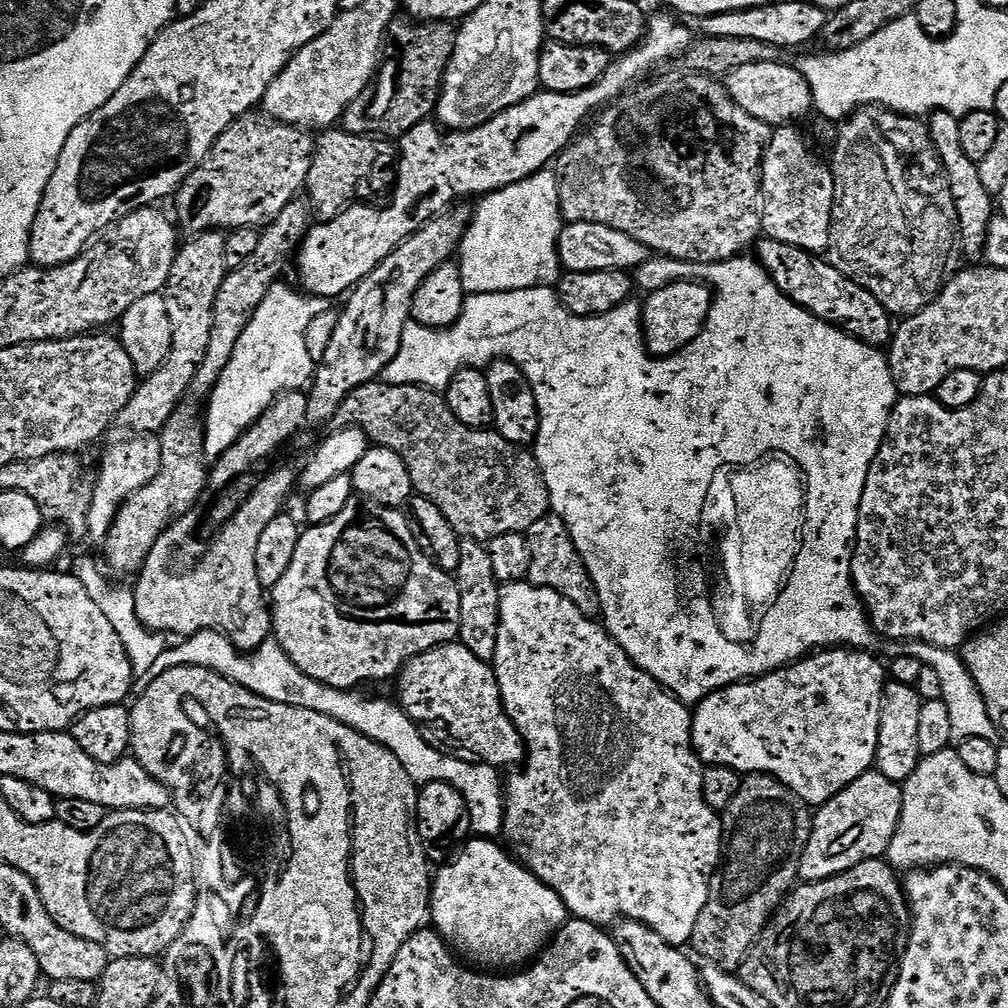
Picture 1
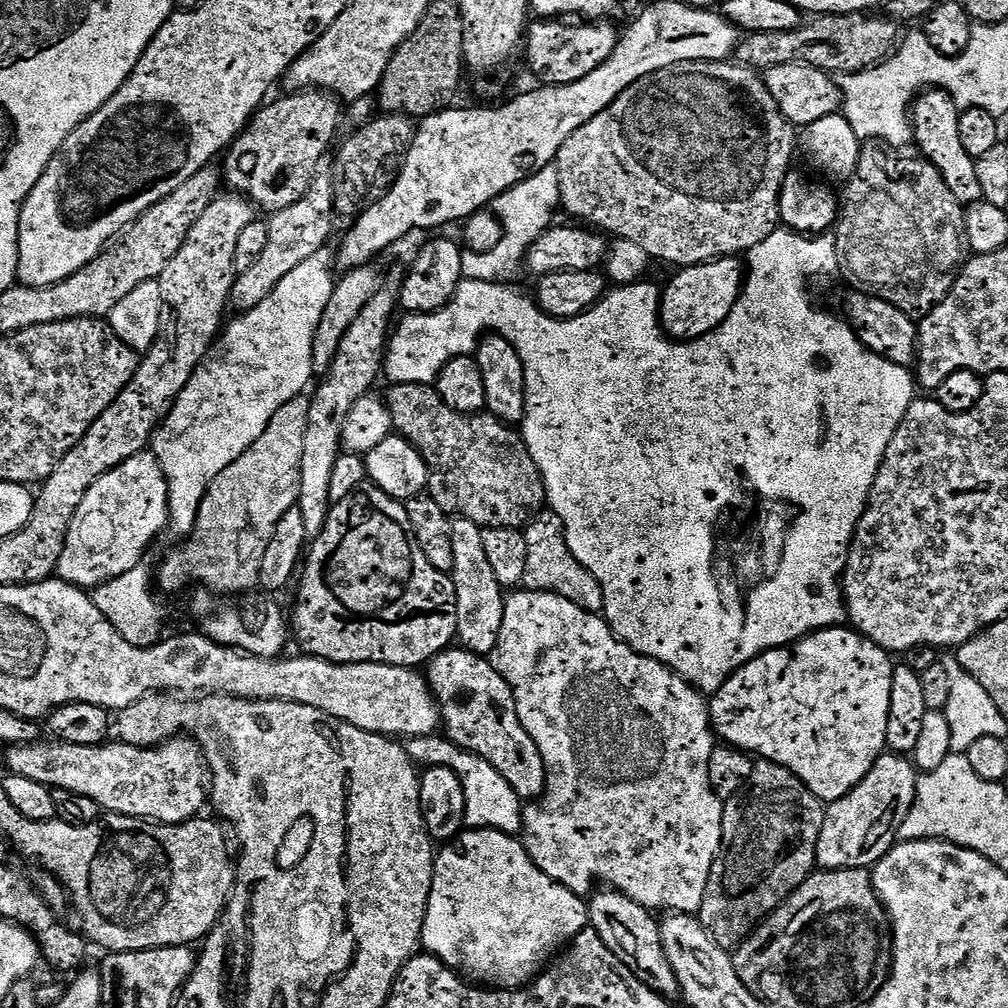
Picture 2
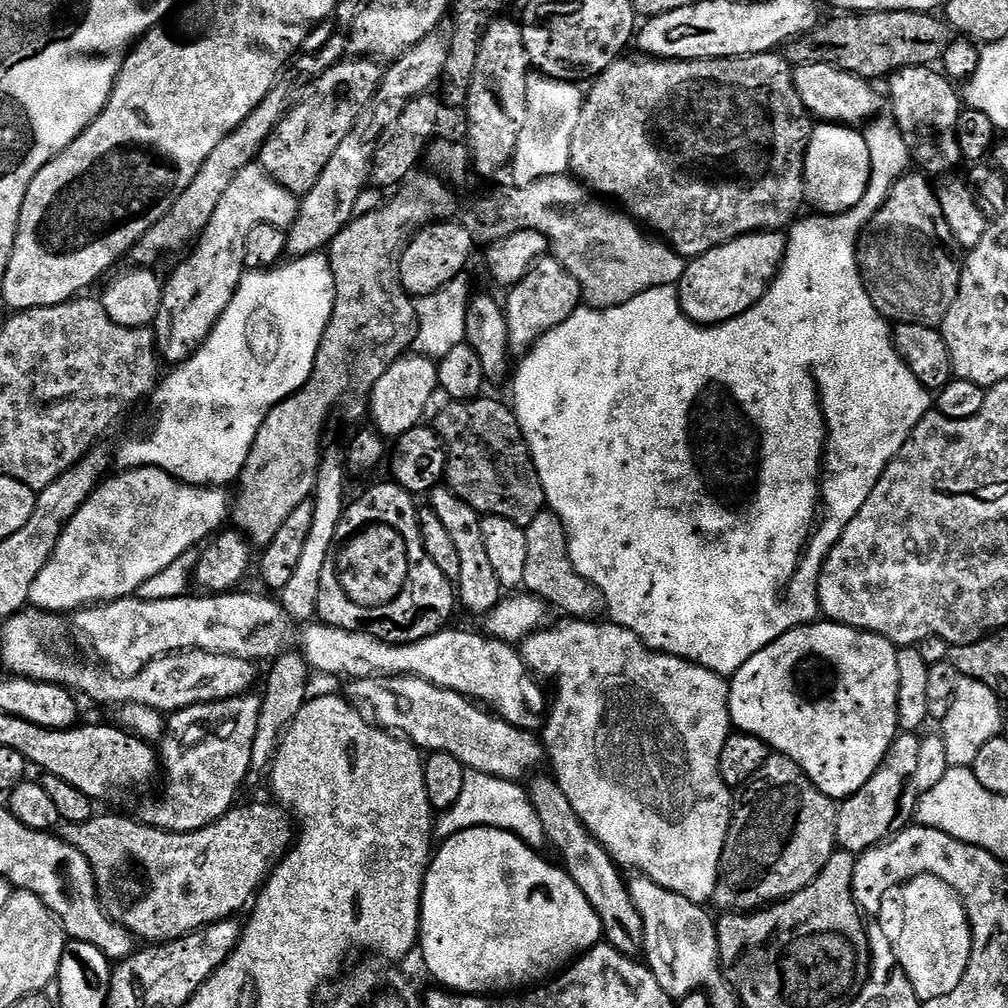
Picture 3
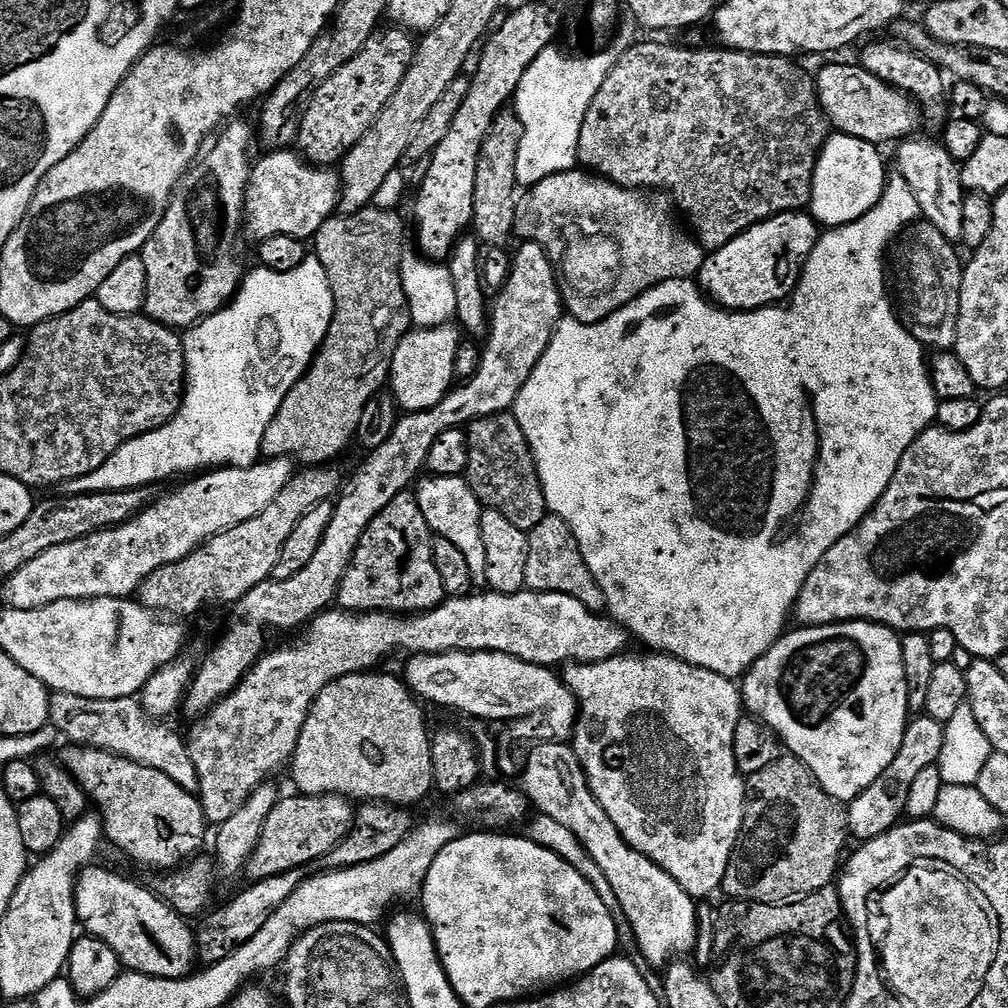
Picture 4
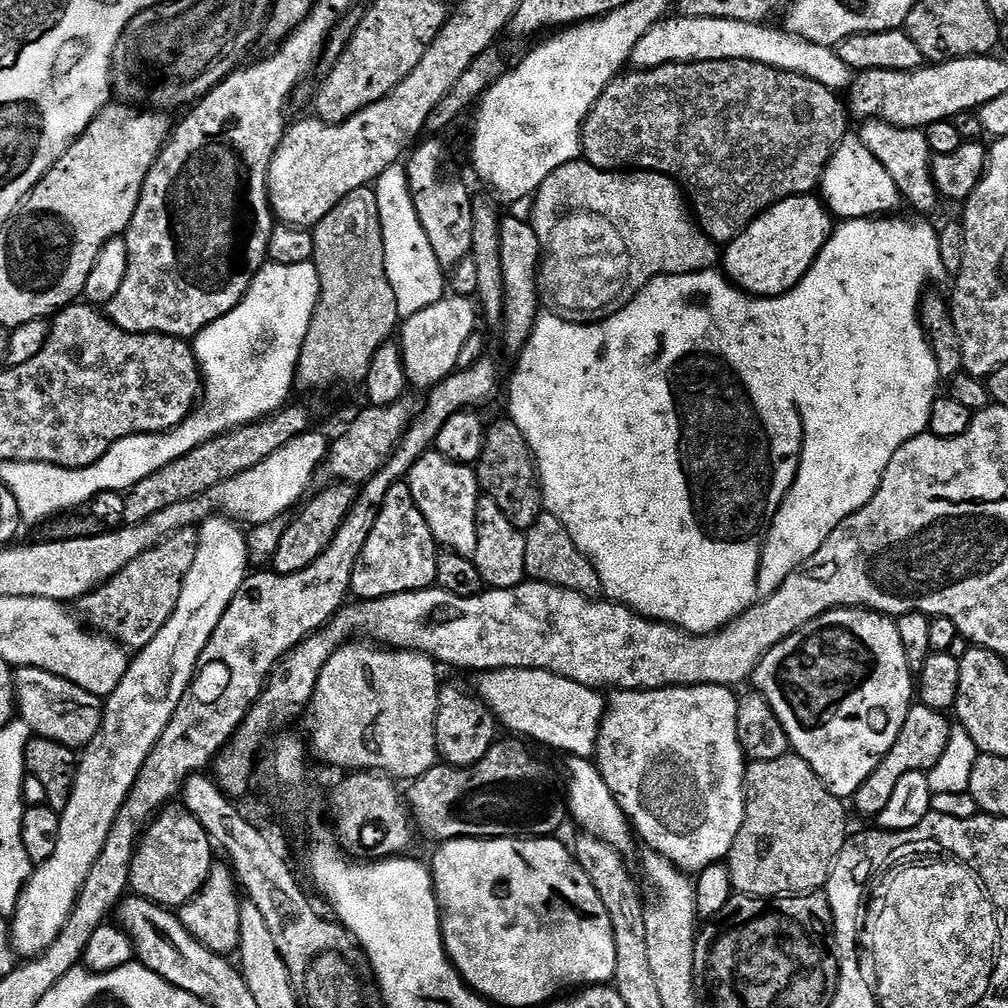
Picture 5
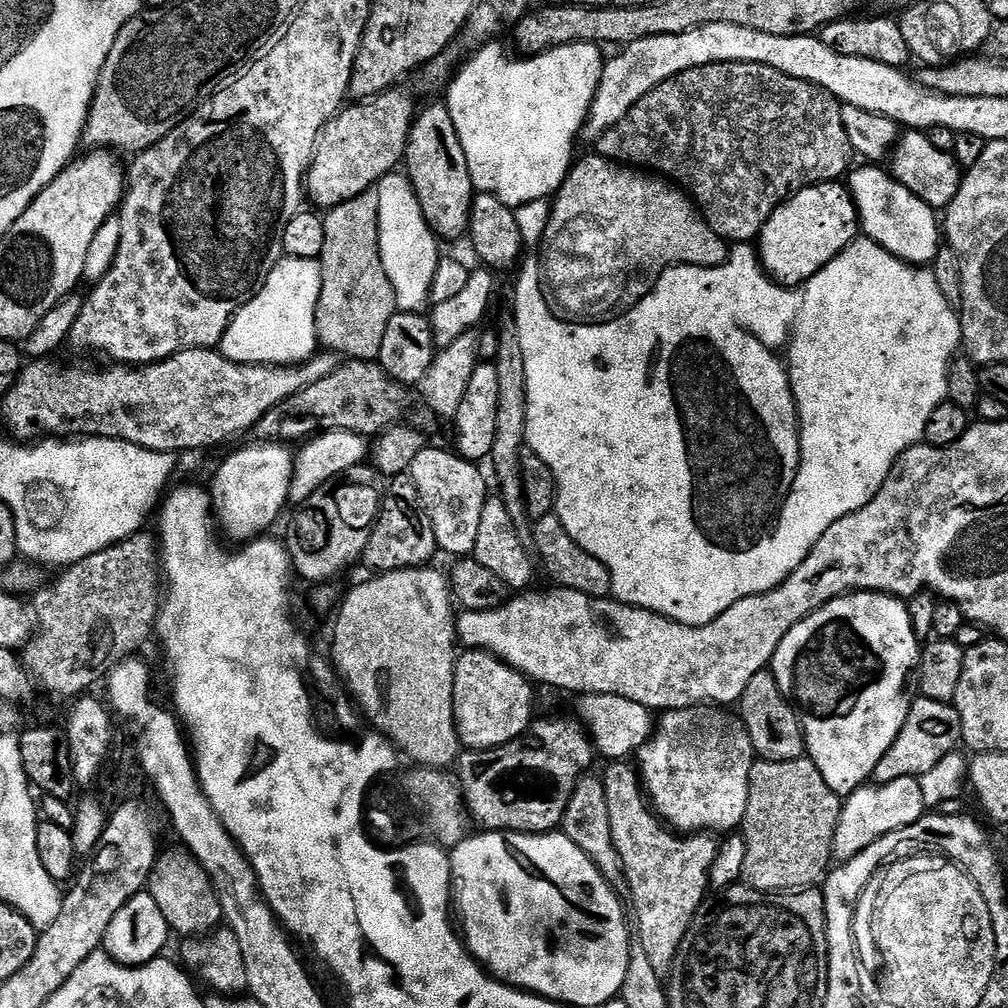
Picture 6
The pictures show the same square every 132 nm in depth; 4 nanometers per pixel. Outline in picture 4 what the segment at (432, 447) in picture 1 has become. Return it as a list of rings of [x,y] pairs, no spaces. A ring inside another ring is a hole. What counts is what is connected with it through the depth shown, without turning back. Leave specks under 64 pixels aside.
[[[511,411],[499,412],[493,416],[487,416],[481,420],[474,420],[471,424],[467,425],[466,435],[468,437],[468,470],[466,473],[466,479],[469,486],[474,490],[474,494],[480,499],[481,505],[484,508],[493,508],[498,510],[498,514],[506,514],[506,518],[510,518],[510,522],[514,522],[514,526],[523,528],[525,530],[530,530],[534,526],[538,526],[538,522],[542,522],[542,518],[549,515],[548,503],[544,497],[544,491],[540,485],[540,475],[536,469],[536,460],[532,457],[532,451],[530,446],[526,442],[526,434],[522,434],[522,426],[518,426],[515,415]]]

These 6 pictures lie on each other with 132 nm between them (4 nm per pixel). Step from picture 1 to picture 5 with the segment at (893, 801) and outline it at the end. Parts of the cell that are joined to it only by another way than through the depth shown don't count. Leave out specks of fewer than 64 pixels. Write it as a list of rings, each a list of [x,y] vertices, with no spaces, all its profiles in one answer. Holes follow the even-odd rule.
[[[913,703],[896,745],[885,754],[868,781],[856,791],[854,803],[862,815],[879,817],[880,812],[886,810],[890,798],[894,798],[894,790],[898,782],[906,778],[906,774],[930,770],[940,761],[954,731],[953,725],[948,725],[948,718],[945,713],[928,708],[925,704]]]

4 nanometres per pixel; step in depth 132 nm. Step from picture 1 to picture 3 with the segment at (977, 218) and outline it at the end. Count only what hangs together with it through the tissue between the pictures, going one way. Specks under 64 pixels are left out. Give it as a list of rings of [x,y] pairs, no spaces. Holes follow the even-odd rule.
[[[932,66],[903,68],[887,77],[888,96],[892,99],[890,115],[912,156],[912,164],[929,177],[947,177],[962,164],[959,150],[958,122],[962,111],[962,96],[957,85],[943,71]]]

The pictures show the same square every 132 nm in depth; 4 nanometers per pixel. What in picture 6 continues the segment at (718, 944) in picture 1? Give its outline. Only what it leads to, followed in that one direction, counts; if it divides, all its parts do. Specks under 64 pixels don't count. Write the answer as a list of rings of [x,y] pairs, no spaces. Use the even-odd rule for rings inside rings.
[[[812,760],[753,763],[742,825],[745,840],[743,883],[765,894],[792,894],[819,885],[834,860],[832,843],[841,807],[841,797],[826,786],[826,778],[822,778]]]

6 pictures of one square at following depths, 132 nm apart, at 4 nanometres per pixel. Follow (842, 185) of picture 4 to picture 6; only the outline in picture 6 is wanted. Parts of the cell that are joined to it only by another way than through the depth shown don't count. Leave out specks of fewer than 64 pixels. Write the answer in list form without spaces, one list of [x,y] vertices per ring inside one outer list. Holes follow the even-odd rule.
[[[880,166],[864,167],[868,168],[853,167],[846,180],[852,201],[856,203],[856,215],[863,235],[908,264],[931,265],[931,260],[940,252],[940,244],[942,248],[942,228],[938,223],[937,209],[910,194],[906,186],[898,183],[885,169],[883,172]]]

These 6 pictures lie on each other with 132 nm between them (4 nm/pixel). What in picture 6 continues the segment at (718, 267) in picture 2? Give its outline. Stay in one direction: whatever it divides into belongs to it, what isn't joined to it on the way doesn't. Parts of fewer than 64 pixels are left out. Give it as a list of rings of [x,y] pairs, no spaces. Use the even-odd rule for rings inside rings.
[[[840,182],[812,184],[788,197],[770,214],[758,237],[758,260],[765,272],[777,284],[786,288],[799,288],[814,274],[821,272],[830,261],[837,256],[851,240],[858,236],[858,217],[856,203],[852,201],[852,193]]]

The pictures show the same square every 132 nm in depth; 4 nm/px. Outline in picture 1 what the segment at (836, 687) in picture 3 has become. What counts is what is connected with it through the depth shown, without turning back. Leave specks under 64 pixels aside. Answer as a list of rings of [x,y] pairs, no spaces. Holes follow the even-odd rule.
[[[829,648],[809,654],[786,668],[780,668],[777,672],[767,672],[765,676],[758,676],[755,680],[745,680],[739,684],[731,684],[717,692],[712,692],[706,699],[695,705],[692,712],[692,746],[697,756],[705,765],[732,768],[739,774],[751,774],[763,772],[766,776],[773,776],[780,780],[798,798],[802,798],[810,806],[825,804],[830,798],[834,798],[850,782],[854,782],[863,772],[869,771],[876,763],[876,751],[878,750],[878,730],[880,729],[880,715],[882,714],[882,702],[884,701],[884,686],[886,675],[884,668],[872,657],[868,650],[853,650],[850,648]]]

